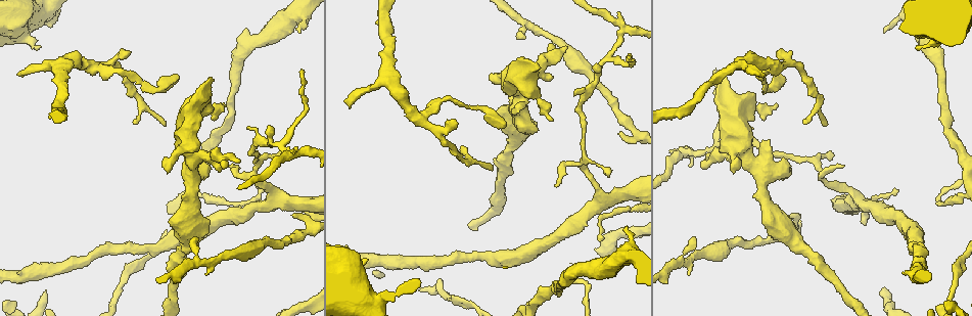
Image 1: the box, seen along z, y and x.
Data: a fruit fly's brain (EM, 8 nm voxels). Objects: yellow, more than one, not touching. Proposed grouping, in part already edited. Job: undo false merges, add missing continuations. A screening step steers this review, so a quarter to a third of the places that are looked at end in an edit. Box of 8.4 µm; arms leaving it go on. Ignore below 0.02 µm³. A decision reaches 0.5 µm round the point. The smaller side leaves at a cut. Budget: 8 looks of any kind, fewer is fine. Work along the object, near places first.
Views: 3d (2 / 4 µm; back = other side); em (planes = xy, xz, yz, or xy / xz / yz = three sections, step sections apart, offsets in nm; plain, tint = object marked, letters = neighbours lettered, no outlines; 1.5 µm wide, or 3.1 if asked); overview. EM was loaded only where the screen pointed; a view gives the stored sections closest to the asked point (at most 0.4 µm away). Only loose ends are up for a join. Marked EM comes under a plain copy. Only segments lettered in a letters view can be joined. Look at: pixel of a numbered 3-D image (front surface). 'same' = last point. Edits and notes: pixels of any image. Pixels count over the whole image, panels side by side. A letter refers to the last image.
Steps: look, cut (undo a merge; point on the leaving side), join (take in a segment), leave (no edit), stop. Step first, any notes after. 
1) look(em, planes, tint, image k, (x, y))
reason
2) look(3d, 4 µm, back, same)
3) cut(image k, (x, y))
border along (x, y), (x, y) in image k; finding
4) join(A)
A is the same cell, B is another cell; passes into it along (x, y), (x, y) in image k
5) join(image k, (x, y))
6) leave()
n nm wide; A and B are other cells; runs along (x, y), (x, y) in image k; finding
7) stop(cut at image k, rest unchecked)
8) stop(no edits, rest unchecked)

look(3d, 2 µm, image 1, (715, 72))
free end

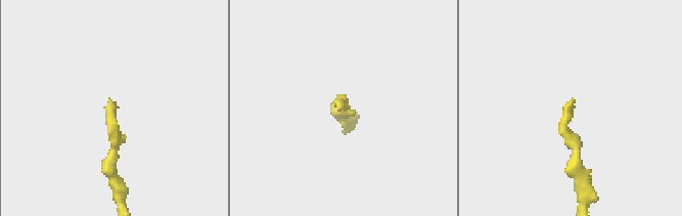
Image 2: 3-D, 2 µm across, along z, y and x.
look(em, yz, step 8, letters, image 2, (108, 98))
now the EM

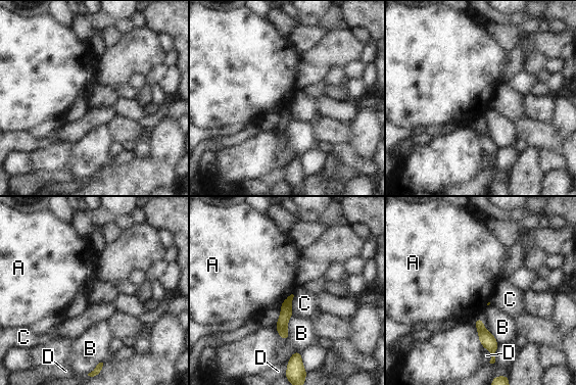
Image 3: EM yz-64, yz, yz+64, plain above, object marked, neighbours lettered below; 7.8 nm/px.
look(em, planes, letters, same)
another direction

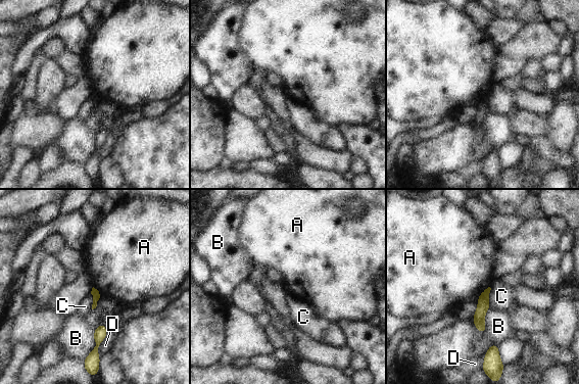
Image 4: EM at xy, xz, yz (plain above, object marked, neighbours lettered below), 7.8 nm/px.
leave()
B touches over 320 nm; A, B, C and D are other cells; runs along (486, 292), (480, 313), (483, 330) in image 4; none of them fits

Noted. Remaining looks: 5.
look(3d, 4 µm, image 1, (831, 151))
an open end

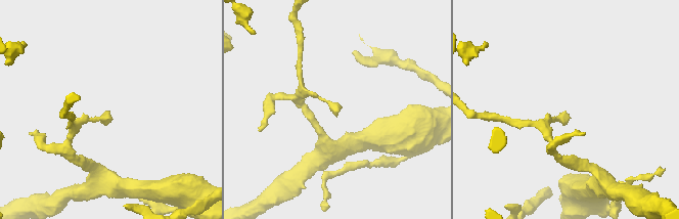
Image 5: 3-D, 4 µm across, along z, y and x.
look(em, planes, letters, image 5, (563, 112))

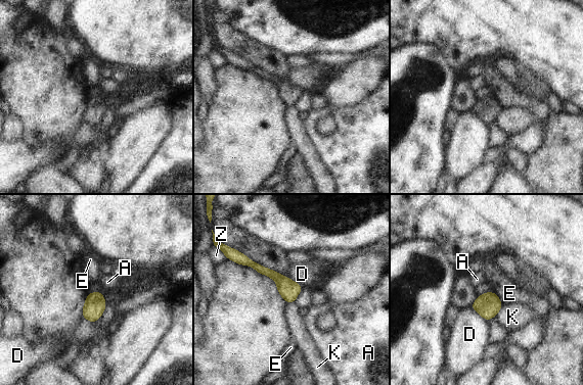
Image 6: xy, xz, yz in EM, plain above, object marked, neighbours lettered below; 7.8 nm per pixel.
leave()
A, D, E, K and Z are other cells; runs along (244, 258), (271, 273), (293, 299) in image 6; none of them fits

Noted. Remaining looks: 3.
look(3d, 4 µm, image 1, (789, 167))

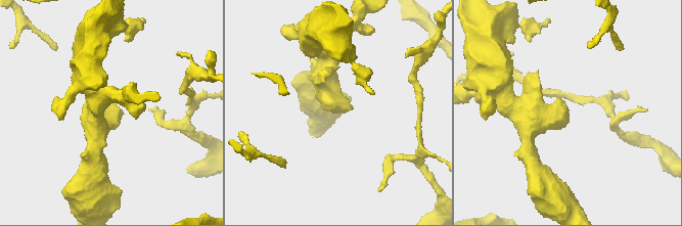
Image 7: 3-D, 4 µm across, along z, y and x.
look(em, xz, step 4, letters, image 7, (564, 109))

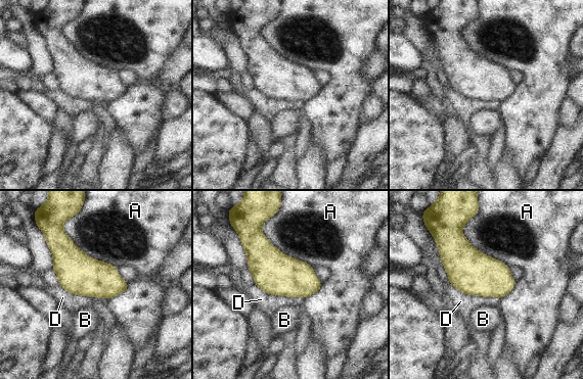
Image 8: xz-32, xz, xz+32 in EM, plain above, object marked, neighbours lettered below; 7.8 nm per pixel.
leave()
300 nm wide; A touches over 500 nm; A, B and D are other cells; no lettered segment goes on from it

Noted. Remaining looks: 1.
stop(no edits, rest unchecked)

